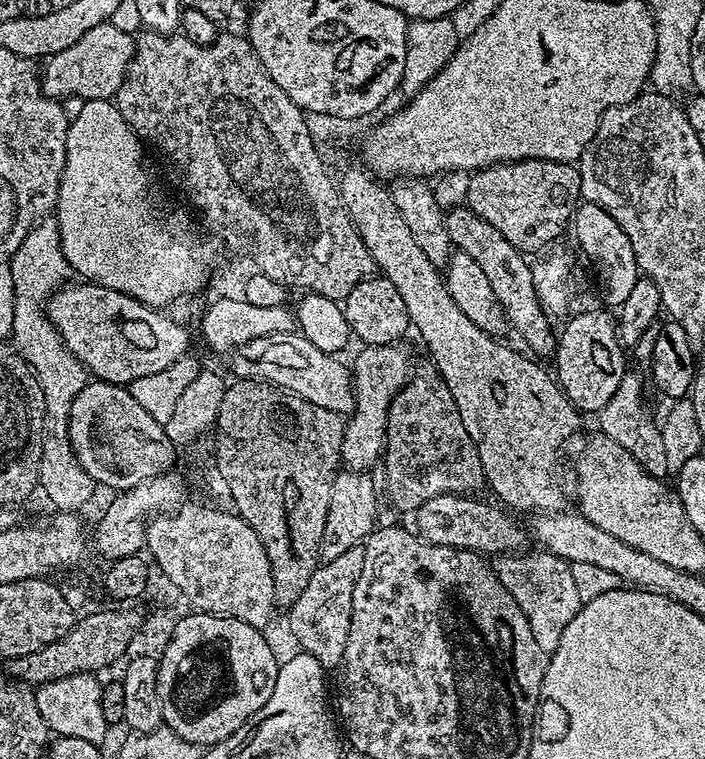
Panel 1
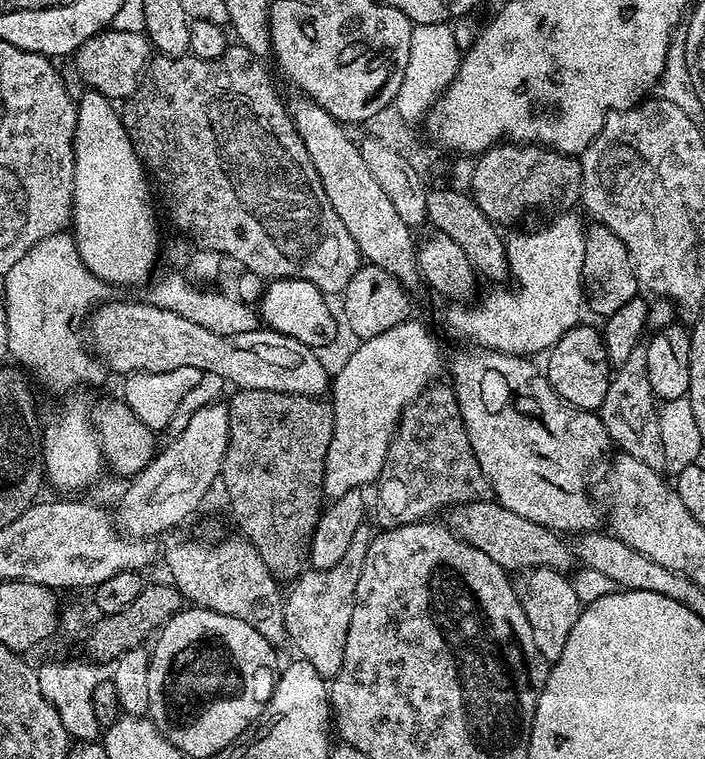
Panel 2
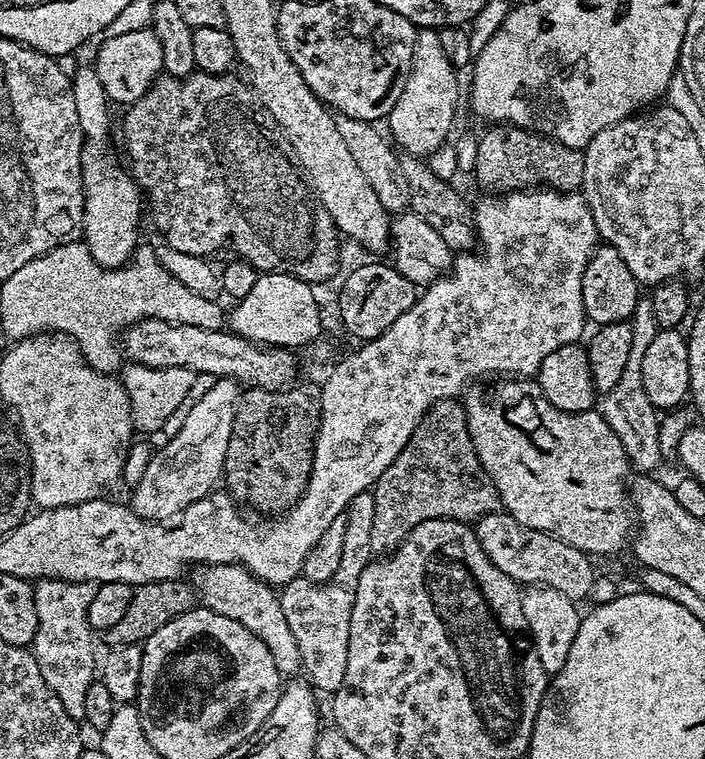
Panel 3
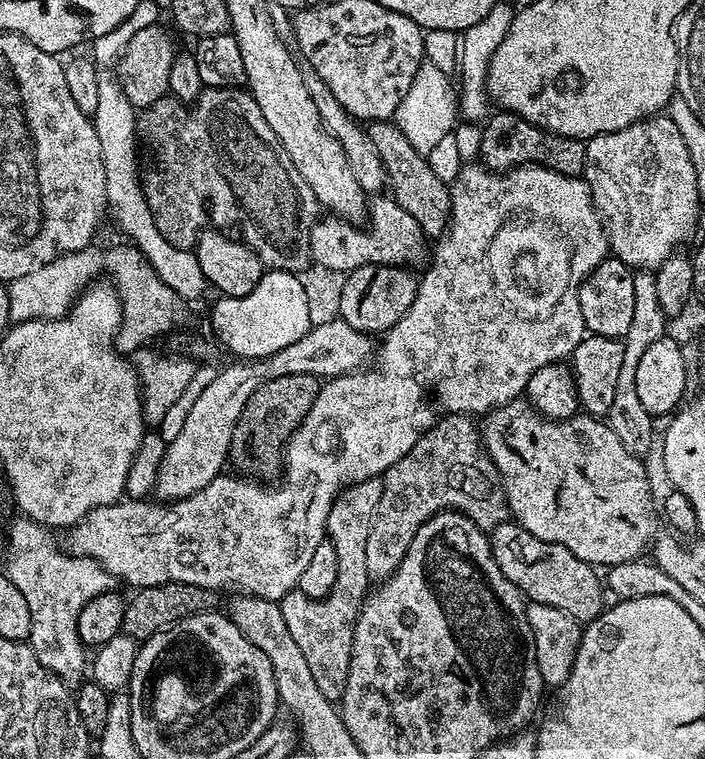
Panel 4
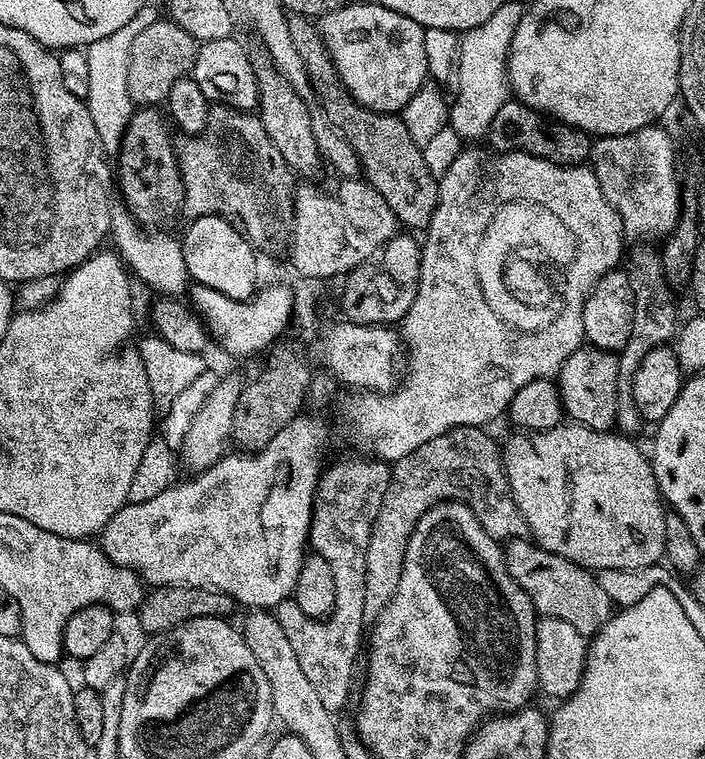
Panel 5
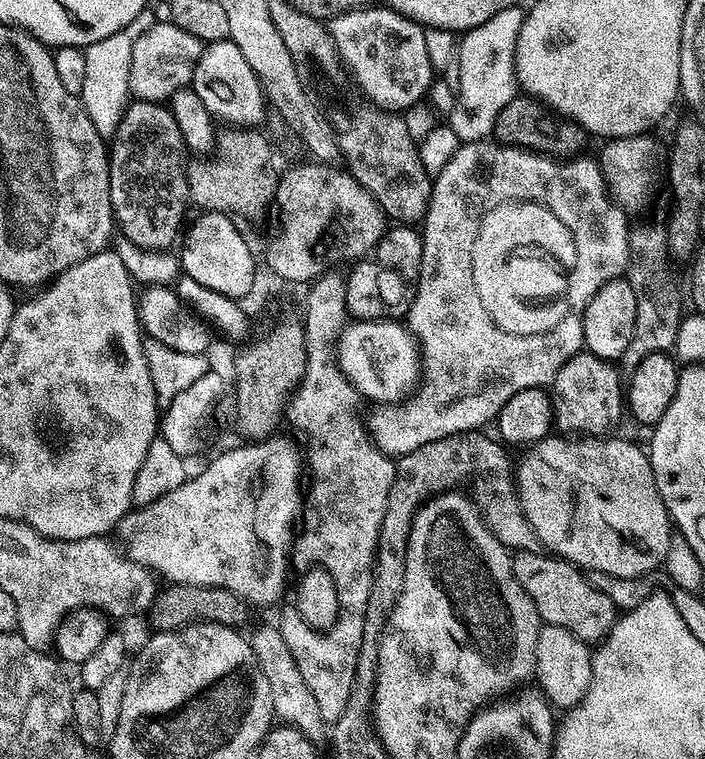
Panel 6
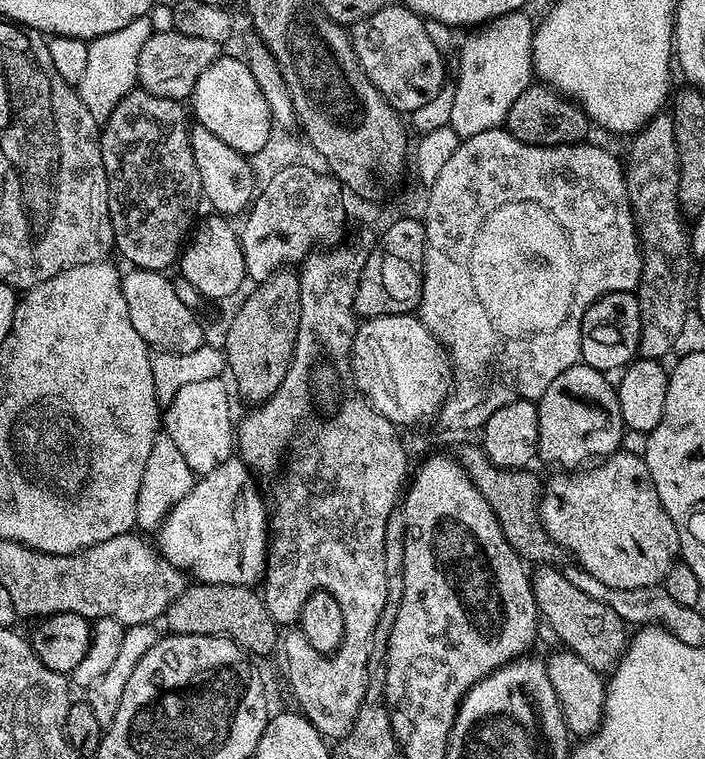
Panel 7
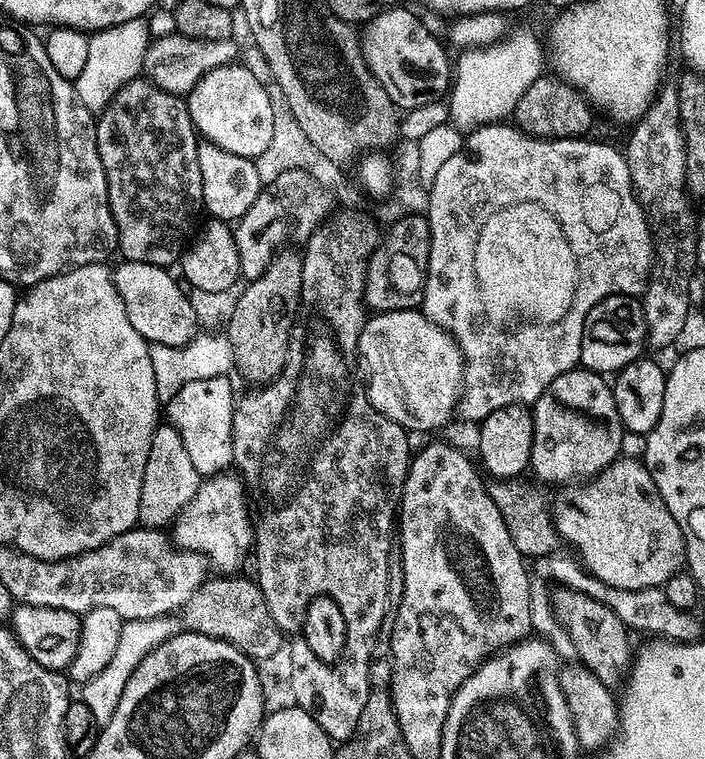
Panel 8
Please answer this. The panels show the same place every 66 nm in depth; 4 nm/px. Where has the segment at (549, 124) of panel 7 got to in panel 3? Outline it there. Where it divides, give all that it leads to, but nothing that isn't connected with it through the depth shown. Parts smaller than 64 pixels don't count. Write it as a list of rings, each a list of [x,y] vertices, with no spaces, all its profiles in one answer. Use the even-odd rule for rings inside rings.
[[[503,122],[493,123],[484,133],[479,133],[477,166],[474,178],[484,187],[488,194],[503,194],[518,192],[525,188],[543,186],[552,188],[556,192],[575,192],[584,186],[584,154],[581,149],[571,148],[548,136],[541,136],[539,132],[531,132],[513,124]]]

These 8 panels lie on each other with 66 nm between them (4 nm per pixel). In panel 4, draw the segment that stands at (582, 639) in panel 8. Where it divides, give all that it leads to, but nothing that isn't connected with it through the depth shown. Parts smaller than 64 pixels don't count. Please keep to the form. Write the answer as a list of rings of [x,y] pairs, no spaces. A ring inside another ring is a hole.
[[[515,522],[491,529],[490,539],[498,570],[502,570],[502,574],[506,574],[506,578],[510,578],[510,582],[514,582],[531,603],[558,606],[558,610],[566,610],[570,618],[581,622],[590,621],[604,611],[606,592],[601,577],[600,580],[596,577],[597,569],[582,562],[582,558],[574,558],[566,546],[542,542],[542,538],[534,538],[530,530]]]

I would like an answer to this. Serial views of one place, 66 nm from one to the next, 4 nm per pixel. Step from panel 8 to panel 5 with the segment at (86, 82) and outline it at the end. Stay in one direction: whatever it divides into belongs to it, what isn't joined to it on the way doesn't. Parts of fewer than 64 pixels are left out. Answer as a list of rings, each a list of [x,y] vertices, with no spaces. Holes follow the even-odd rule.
[[[149,2],[145,8],[138,10],[122,30],[114,30],[114,34],[106,34],[106,38],[98,38],[98,42],[87,45],[88,57],[86,62],[90,69],[90,90],[86,97],[86,103],[90,110],[90,118],[94,127],[98,130],[98,138],[102,138],[105,153],[115,154],[120,150],[120,139],[124,137],[126,126],[130,122],[134,111],[134,105],[128,89],[128,67],[130,66],[130,54],[132,43],[146,26],[150,26],[158,18],[155,3]]]

